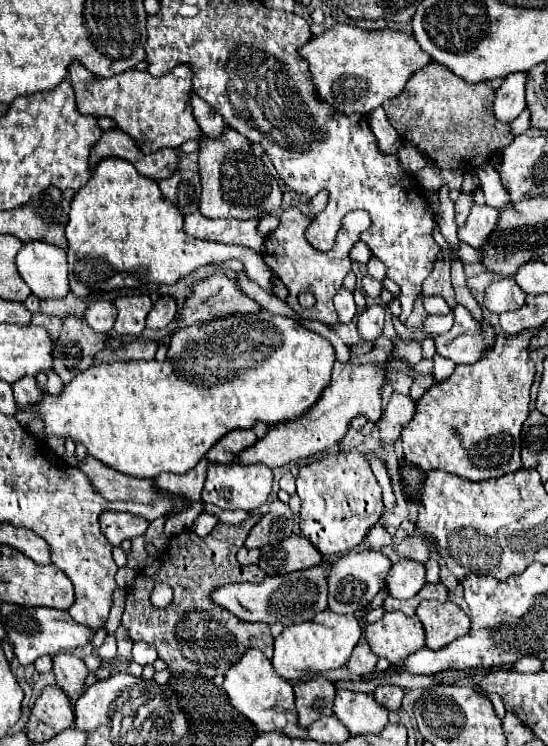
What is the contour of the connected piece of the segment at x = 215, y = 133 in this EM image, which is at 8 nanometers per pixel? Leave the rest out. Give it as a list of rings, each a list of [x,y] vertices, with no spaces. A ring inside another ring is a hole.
[[[193,94],[191,100],[193,100],[193,102],[191,102],[191,106],[193,106],[193,116],[195,116],[197,124],[201,126],[203,134],[209,136],[209,138],[213,138],[213,140],[219,138],[219,136],[223,134],[223,130],[225,130],[221,114],[217,114],[211,106],[207,106],[207,102],[203,102],[197,94]]]

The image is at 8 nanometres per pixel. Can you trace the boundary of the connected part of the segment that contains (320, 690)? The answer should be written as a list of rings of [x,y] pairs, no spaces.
[[[315,676],[295,684],[295,704],[299,714],[299,726],[309,728],[321,716],[331,716],[335,692],[337,692],[335,684],[325,680],[323,676]]]

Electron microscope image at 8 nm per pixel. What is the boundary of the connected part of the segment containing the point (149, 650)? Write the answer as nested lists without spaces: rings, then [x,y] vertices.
[[[135,642],[131,654],[133,654],[131,660],[137,662],[137,664],[141,664],[141,666],[145,666],[145,664],[153,664],[153,662],[157,660],[157,652],[155,652],[155,648],[153,648],[151,644],[145,644],[145,642]]]

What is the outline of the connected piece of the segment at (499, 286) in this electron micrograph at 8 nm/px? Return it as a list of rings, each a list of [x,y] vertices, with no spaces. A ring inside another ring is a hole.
[[[503,278],[499,282],[493,282],[485,292],[485,308],[489,312],[501,314],[501,312],[515,312],[525,302],[523,290],[515,284],[513,278]]]

